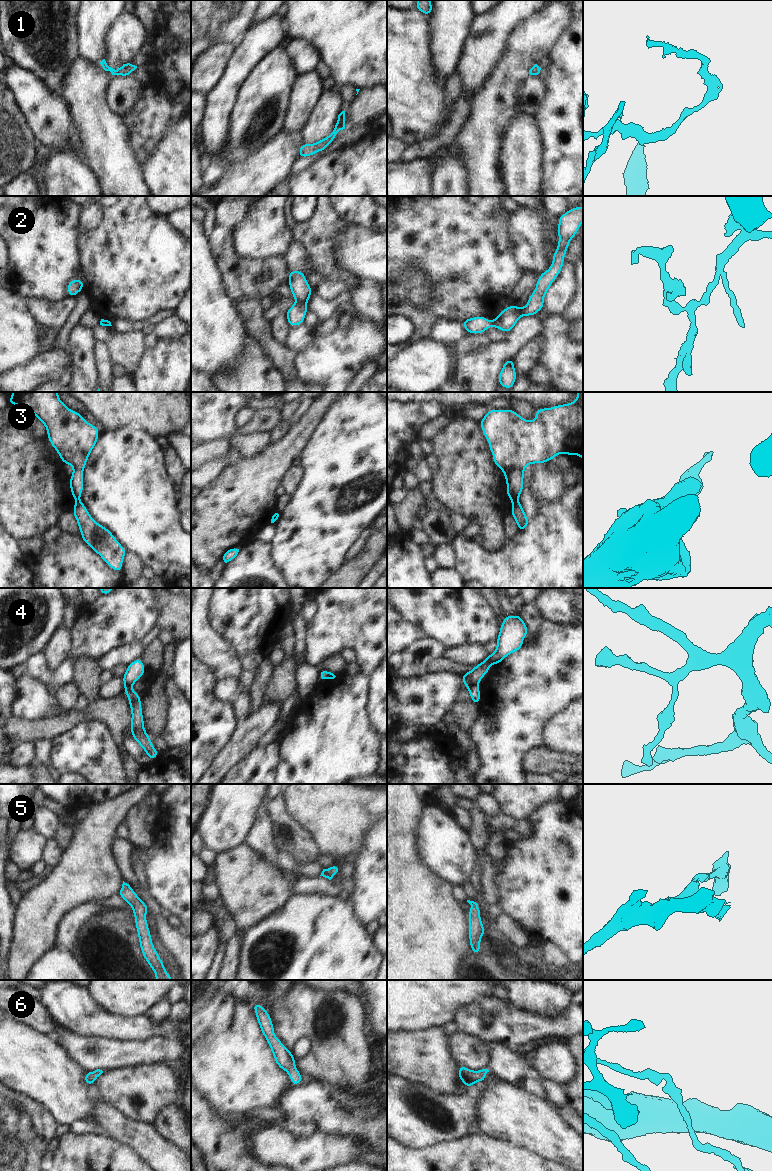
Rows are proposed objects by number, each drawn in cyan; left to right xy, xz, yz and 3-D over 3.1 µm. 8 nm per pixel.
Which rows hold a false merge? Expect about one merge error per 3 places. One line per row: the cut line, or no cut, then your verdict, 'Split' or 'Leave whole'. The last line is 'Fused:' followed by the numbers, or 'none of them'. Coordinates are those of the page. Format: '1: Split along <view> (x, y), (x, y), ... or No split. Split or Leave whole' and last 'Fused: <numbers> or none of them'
1: No split. Leave whole
2: Split along xz (297, 300), (306, 303). Split
3: Split along yz (517, 500), (512, 501). Split
4: Split along xy (131, 685), (124, 687). Split
5: No split. Leave whole
6: No split. Leave whole
Fused: 2, 3, 4.

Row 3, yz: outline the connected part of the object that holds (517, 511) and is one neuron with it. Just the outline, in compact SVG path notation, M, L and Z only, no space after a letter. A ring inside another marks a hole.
M516 500L512 501L511 515L517 523L519 532L526 530L530 520L527 518L523 506Z

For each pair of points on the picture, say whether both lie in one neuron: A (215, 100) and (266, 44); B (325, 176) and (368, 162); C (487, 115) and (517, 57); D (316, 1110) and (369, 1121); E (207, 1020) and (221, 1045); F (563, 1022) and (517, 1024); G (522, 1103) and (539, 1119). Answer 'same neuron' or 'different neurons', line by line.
A: same neuron
B: same neuron
C: same neuron
D: same neuron
E: different neurons
F: same neuron
G: same neuron

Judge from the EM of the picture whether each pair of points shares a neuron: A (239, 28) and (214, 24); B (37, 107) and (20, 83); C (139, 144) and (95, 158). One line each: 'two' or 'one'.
A: one
B: one
C: two

